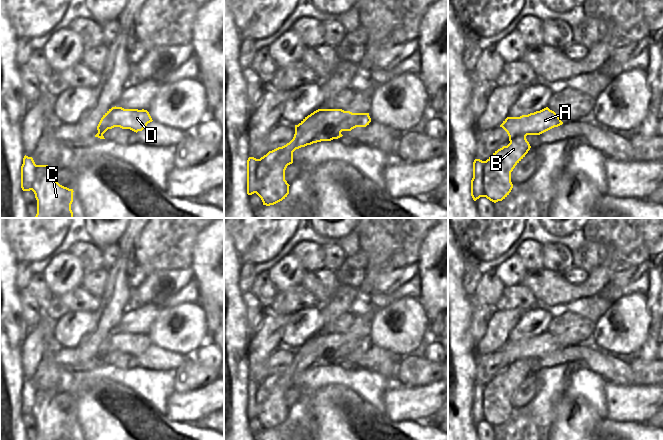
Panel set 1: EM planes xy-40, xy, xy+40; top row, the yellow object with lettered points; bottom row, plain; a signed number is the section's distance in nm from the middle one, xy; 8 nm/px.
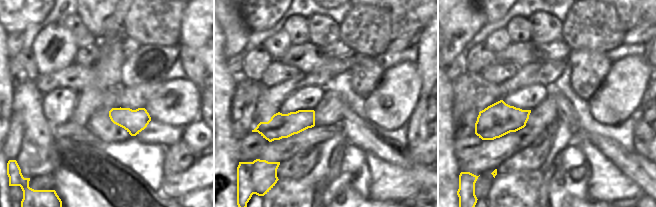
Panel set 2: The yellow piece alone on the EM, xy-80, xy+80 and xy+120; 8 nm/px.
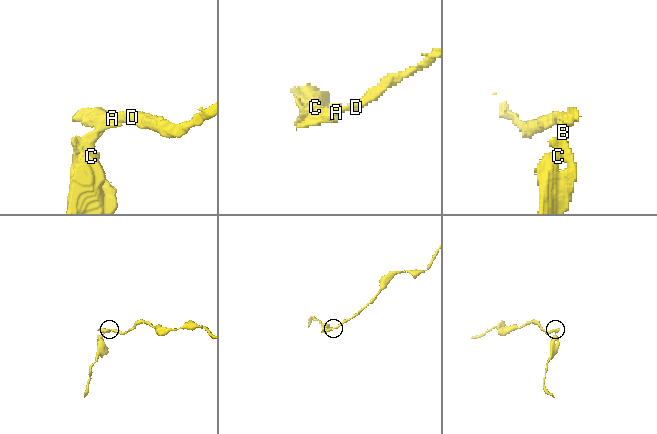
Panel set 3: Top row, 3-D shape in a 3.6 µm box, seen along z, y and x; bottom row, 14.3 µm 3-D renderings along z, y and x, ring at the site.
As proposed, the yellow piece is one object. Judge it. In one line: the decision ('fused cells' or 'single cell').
fused cells

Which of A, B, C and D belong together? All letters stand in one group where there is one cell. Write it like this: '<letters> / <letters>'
A D / B C

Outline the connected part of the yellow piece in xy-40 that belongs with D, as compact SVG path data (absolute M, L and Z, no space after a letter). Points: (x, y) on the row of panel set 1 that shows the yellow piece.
M112 107L101 118L95 137L105 139L103 134L114 127L130 129L134 132L142 131L152 118L147 110L124 109L122 107Z

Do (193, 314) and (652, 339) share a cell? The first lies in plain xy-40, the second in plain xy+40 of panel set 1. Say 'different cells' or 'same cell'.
different cells

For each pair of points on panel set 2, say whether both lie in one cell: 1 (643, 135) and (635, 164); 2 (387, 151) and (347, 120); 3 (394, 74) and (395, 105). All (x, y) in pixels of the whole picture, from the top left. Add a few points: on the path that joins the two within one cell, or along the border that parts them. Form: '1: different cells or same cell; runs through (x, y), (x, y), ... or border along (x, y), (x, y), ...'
1: different cells; border along (635, 151), (644, 156)
2: same cell; runs through (377, 144), (369, 140), (357, 129)
3: same cell; runs through (395, 82), (395, 97)

